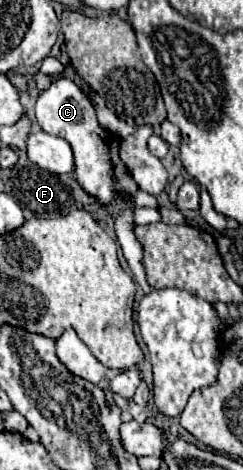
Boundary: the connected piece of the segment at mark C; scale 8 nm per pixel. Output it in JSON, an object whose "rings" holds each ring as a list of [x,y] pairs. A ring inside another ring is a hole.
{"rings":[[[60,78],[52,82],[40,96],[34,108],[38,126],[54,136],[62,136],[74,150],[74,176],[78,184],[98,198],[102,204],[110,204],[114,200],[114,194],[118,196],[134,196],[138,186],[128,174],[126,166],[122,164],[118,156],[118,142],[120,138],[114,134],[108,134],[104,128],[100,128],[96,120],[96,112],[88,100],[88,96],[68,78]],[[116,148],[116,154],[114,154]]]}

